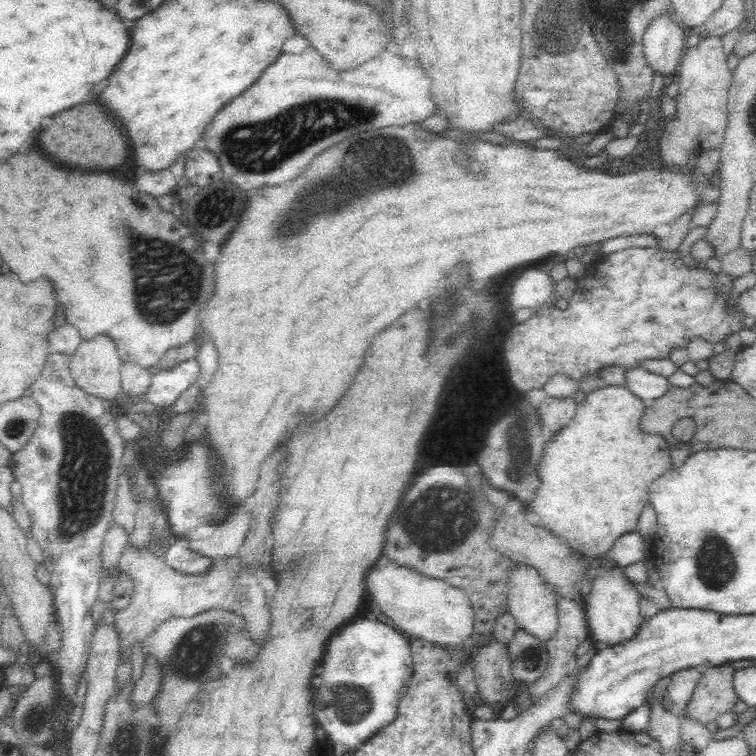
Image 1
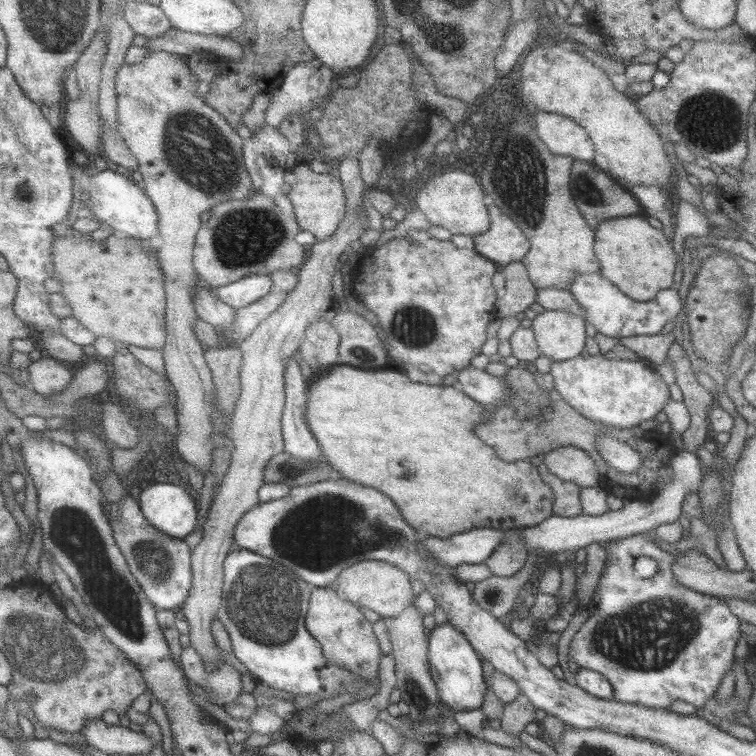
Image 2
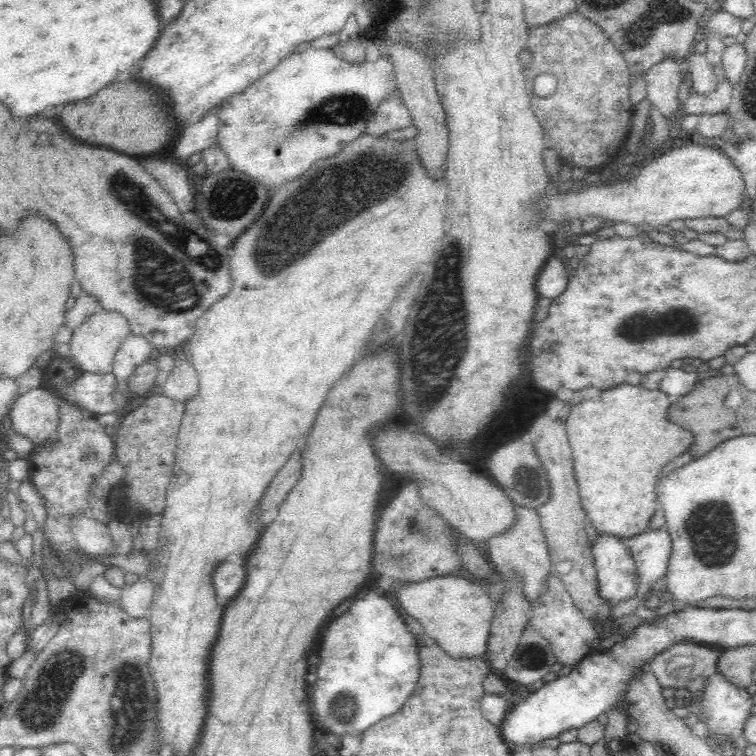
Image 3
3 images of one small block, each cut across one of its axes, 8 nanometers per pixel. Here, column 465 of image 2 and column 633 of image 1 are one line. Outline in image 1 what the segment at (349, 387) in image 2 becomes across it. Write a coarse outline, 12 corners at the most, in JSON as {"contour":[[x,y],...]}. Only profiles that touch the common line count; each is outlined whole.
{"contour":[[623,386],[549,436],[524,509],[589,558],[670,470]]}

